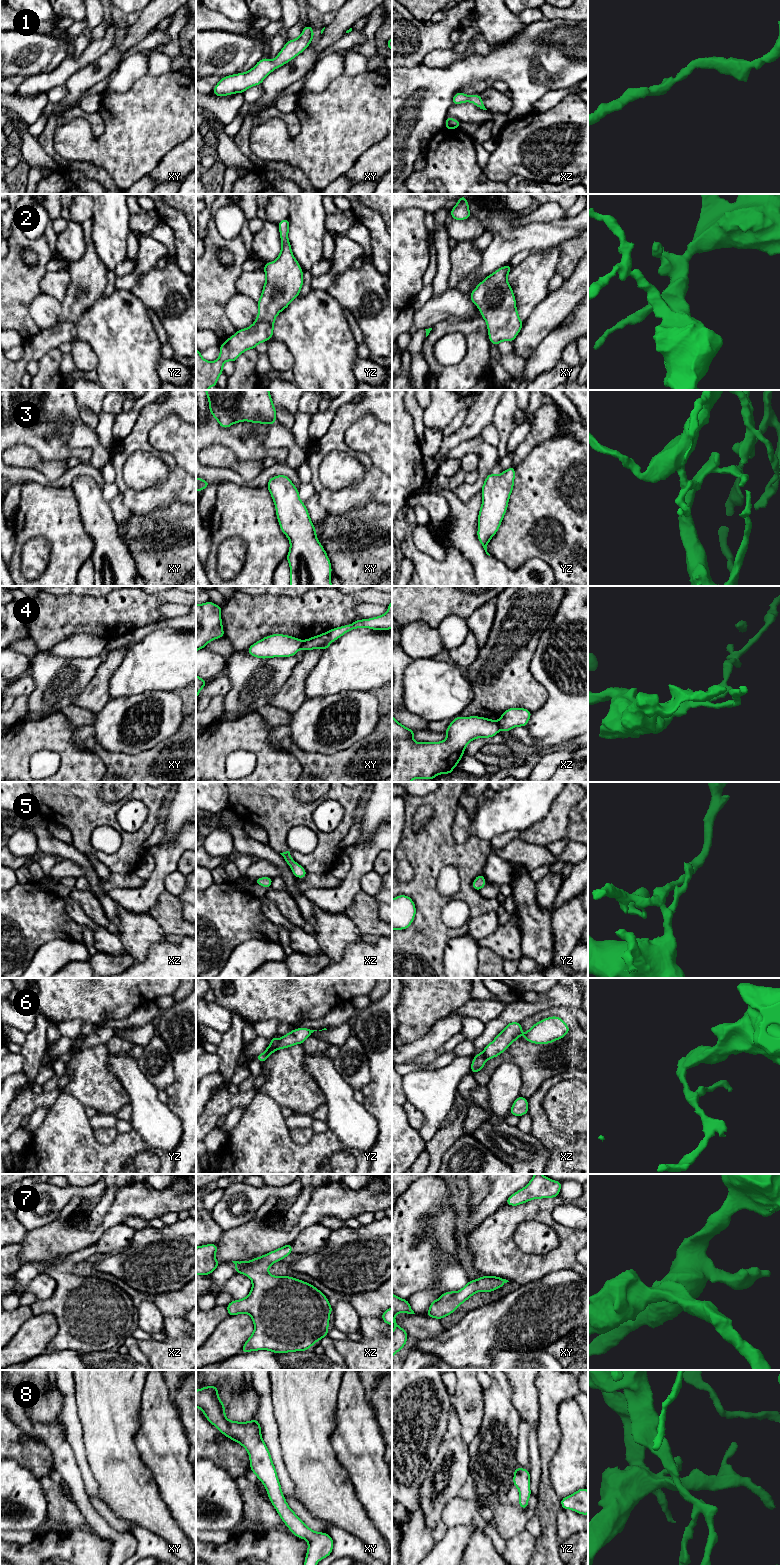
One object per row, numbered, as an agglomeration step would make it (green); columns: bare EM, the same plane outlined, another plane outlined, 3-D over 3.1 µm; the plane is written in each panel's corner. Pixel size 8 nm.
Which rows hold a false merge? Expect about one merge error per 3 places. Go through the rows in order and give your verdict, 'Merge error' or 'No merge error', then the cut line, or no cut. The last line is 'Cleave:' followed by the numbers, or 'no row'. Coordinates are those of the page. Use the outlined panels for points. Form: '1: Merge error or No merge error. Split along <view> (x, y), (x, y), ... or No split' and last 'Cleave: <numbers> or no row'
1: No merge error. No split
2: No merge error. No split
3: No merge error. No split
4: Merge error. Split along xz (497, 721), (500, 728)
5: No merge error. No split
6: Merge error. Split along yz (279, 1040), (272, 1050), (265, 1052)
7: No merge error. No split
8: No merge error. No split
Cleave: 4, 6

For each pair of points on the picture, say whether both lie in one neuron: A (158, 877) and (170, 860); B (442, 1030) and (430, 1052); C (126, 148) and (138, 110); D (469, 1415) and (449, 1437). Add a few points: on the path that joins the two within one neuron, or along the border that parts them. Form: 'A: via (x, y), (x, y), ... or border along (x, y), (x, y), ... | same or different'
A: via (159, 873), (166, 864) | same
B: via (438, 1035), (430, 1043), (430, 1047) | same
C: via (135, 139), (138, 136), (138, 119) | same
D: border along (452, 1404), (461, 1427), (461, 1436), (468, 1444) | different

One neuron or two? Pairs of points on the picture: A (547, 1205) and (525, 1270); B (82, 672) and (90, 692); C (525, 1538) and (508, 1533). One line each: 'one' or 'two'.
A: one
B: two
C: two

